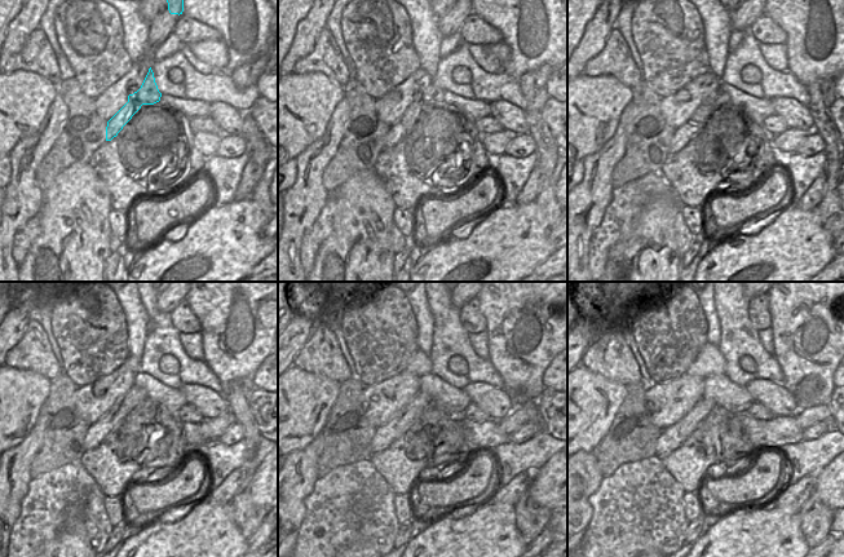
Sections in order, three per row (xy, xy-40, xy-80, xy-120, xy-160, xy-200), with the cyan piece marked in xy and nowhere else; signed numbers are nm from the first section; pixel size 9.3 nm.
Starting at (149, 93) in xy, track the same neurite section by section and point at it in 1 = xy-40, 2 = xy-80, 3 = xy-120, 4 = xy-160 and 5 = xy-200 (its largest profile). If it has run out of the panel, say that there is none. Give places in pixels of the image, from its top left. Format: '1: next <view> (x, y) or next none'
1: next xy-40 (433, 96)
2: next xy-80 (698, 120)
3: next xy-120 (97, 432)
4: next xy-160 (384, 436)
5: next xy-200 (671, 438)

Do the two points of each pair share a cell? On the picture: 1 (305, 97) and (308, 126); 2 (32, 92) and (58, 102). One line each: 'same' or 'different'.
1: same
2: different

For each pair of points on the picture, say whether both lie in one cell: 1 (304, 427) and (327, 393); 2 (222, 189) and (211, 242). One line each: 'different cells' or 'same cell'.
1: same cell
2: different cells

